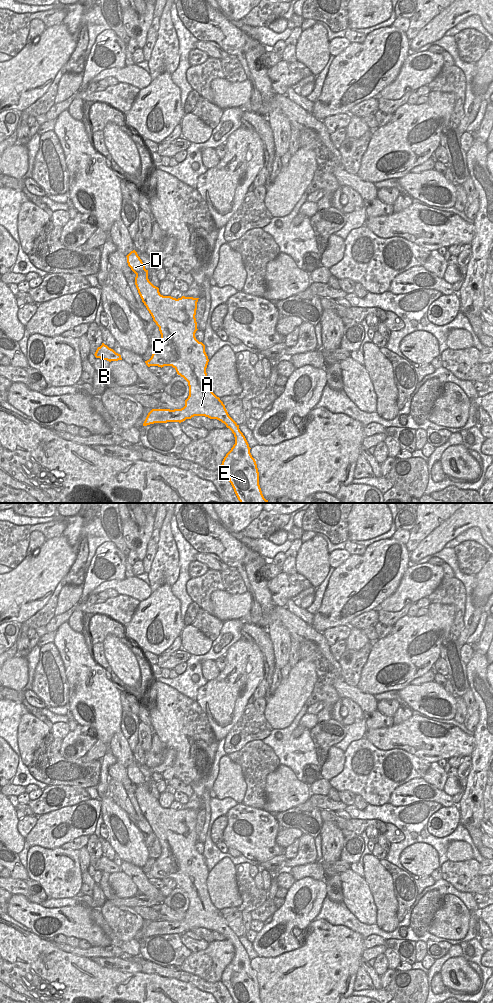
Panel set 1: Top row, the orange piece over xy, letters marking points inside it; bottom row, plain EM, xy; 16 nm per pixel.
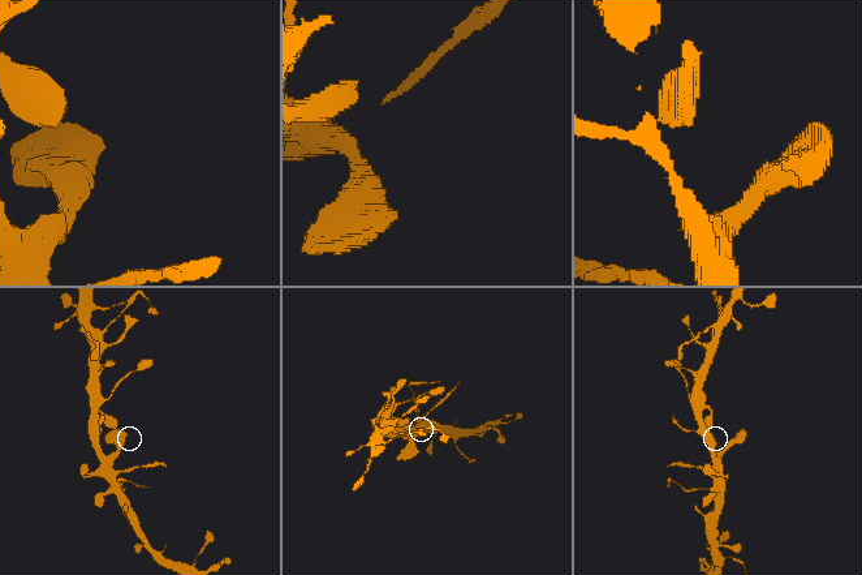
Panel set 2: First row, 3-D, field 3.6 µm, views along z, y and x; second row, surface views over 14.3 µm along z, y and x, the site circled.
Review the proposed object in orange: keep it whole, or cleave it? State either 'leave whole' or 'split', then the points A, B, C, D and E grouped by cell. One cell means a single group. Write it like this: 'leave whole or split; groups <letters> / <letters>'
leave whole; groups A B C D E

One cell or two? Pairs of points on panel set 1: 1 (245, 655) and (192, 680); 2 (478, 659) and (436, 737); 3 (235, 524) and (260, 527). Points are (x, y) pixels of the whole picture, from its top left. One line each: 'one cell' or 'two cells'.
1: two cells
2: two cells
3: two cells

